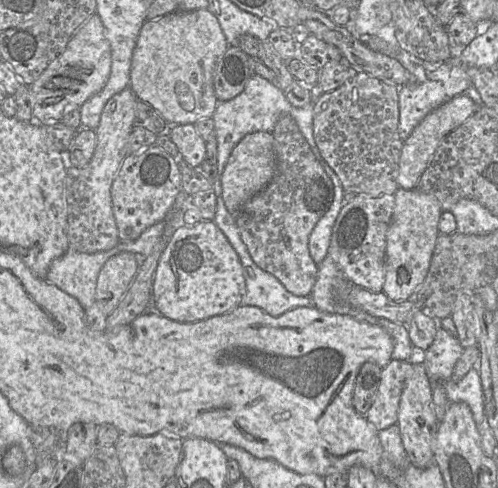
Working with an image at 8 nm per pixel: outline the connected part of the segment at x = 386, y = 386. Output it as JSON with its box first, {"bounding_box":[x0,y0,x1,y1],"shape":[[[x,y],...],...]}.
{"bounding_box":[365,359,412,432],"shape":[[[392,359],[381,372],[375,400],[365,414],[370,425],[378,432],[398,423],[398,411],[406,380],[412,374],[409,361]]]}

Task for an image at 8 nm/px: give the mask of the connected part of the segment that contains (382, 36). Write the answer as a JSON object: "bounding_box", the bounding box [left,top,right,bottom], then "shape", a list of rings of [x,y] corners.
{"bounding_box":[360,23,440,75],"shape":[[[392,23],[383,27],[377,35],[362,35],[360,41],[364,41],[364,38],[367,38],[366,45],[369,48],[398,60],[412,75],[416,67],[432,70],[433,65],[440,65],[419,59],[403,49],[395,37]]]}

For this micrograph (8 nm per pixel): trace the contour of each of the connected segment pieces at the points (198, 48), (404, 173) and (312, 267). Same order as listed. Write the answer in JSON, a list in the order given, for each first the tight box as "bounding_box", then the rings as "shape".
[{"bounding_box":[129,9,228,125],"shape":[[[207,9],[176,11],[146,20],[133,51],[129,87],[138,100],[151,105],[169,125],[195,124],[210,118],[219,102],[214,89],[214,69],[228,46],[217,18]]]},{"bounding_box":[397,94,478,190],"shape":[[[462,94],[430,112],[403,142],[397,176],[398,186],[405,190],[413,190],[416,188],[421,175],[429,165],[443,138],[465,122],[477,109],[478,105],[476,102],[467,94]]]},{"bounding_box":[236,114,334,296],"shape":[[[288,114],[277,121],[272,131],[276,172],[270,183],[254,195],[236,217],[241,239],[255,264],[276,277],[293,295],[311,296],[318,276],[318,265],[309,252],[309,237],[318,221],[329,210],[334,199],[334,186],[323,166],[316,159],[296,121]]]}]

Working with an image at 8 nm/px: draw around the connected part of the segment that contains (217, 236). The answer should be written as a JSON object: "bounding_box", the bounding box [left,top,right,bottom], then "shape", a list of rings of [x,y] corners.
{"bounding_box":[152,221,244,323],"shape":[[[213,221],[180,226],[164,249],[154,277],[152,311],[181,323],[226,314],[242,305],[244,270],[233,246]]]}

